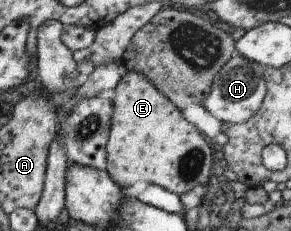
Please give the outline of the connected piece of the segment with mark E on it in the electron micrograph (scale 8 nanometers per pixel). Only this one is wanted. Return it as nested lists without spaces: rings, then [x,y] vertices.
[[[129,71],[115,90],[117,108],[108,145],[110,175],[125,189],[135,184],[159,184],[171,192],[202,192],[209,182],[213,154],[207,135],[185,119],[181,107],[161,92],[145,74]]]

